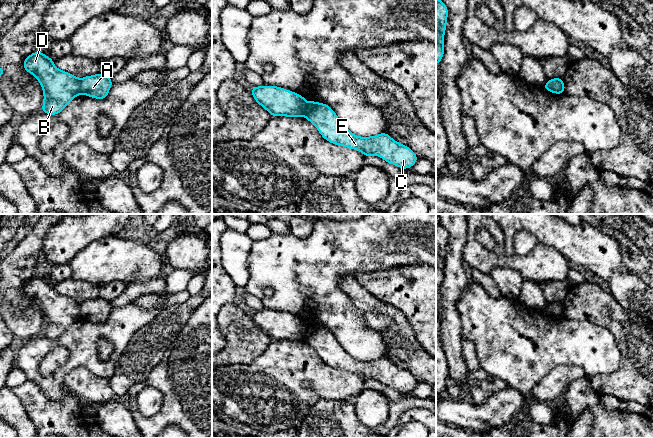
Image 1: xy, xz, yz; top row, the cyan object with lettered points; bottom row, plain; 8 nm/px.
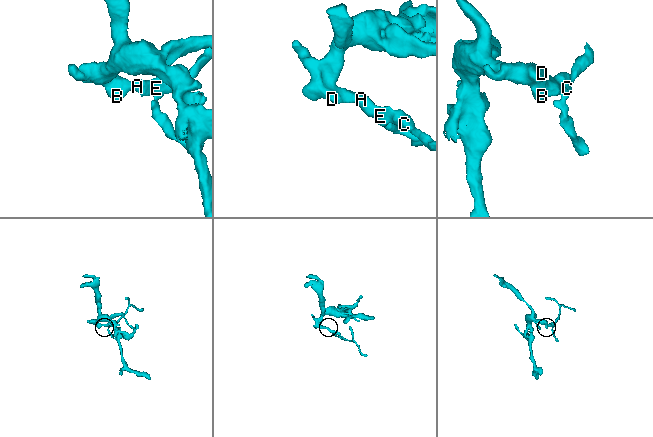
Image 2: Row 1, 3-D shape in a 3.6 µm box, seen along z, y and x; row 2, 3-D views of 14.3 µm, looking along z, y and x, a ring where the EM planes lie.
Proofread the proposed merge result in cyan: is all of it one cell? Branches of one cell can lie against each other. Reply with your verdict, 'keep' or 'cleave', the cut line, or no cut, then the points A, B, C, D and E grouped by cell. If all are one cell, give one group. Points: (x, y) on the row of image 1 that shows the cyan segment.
cleave | xy (79, 79), (81, 92) | A C E / B D

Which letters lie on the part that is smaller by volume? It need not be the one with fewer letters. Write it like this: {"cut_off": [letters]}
{"cut_off": ["A", "C", "E"]}

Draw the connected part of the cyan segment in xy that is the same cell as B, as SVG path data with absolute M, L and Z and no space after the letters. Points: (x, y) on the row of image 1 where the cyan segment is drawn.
M41 52L27 56L23 68L33 74L43 88L42 112L56 115L81 94L80 79L56 68L53 59Z

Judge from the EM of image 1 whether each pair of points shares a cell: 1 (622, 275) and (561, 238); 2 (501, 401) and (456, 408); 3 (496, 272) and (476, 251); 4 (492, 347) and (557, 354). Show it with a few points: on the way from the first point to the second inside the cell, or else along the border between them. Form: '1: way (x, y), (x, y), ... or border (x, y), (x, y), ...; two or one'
1: way (607, 263), (595, 251), (576, 242); one
2: way (490, 410), (467, 410); one
3: border (516, 271), (505, 267), (494, 267), (488, 274); two
4: way (508, 347), (530, 347), (534, 351), (541, 351); one

